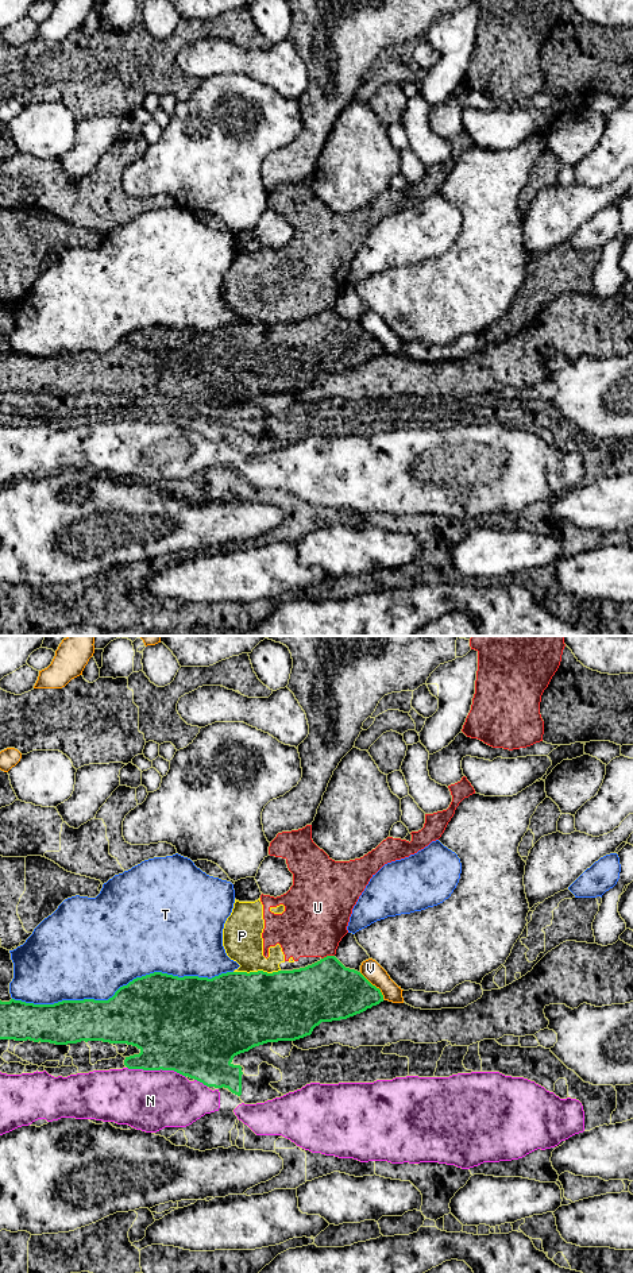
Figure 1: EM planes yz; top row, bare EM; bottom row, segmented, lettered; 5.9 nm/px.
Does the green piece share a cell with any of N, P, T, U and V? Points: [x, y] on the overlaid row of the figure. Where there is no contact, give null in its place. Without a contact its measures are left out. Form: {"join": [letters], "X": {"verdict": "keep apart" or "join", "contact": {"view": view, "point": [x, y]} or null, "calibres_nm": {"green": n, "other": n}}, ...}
{"join": [], "N": {"verdict": "keep apart", "contact": {"view": "yz", "point": [157, 1069]}, "calibres_nm": {"green": 460, "other": 360}}, "P": {"verdict": "keep apart", "contact": {"view": "yz", "point": [258, 971]}, "calibres_nm": {"green": 460, "other": 240}}, "T": {"verdict": "keep apart", "contact": {"view": "yz", "point": [123, 986]}, "calibres_nm": {"green": 460, "other": 500}}, "U": {"verdict": "keep apart", "contact": {"view": "yz", "point": [327, 956]}, "calibres_nm": {"green": 360, "other": 380}}, "V": {"verdict": "keep apart", "contact": {"view": "yz", "point": [374, 986]}, "calibres_nm": {"green": 320, "other": 110}}}

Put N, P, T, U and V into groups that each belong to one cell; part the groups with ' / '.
N / P U / T / V

